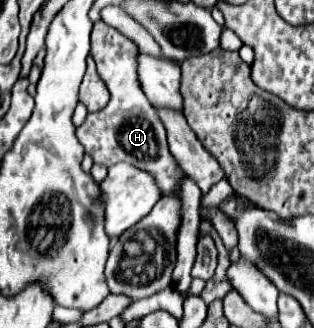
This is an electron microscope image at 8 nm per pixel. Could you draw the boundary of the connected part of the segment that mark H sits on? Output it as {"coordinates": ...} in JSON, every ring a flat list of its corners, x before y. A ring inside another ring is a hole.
{"coordinates":[[95,23,93,33,90,36,91,57,96,63,97,72,111,93,111,101,107,107,103,107,97,113,89,113,85,123,77,127,77,139,85,147,85,153,89,153,95,163,111,167,119,161,127,161,131,165,137,165,139,169,145,169,153,173,157,185,161,187,163,195,169,195,175,191,177,185,181,185,181,227,177,231,177,265,173,271,173,285,179,293,187,293,189,285,193,281,191,267,197,257,197,237,199,237,199,205,201,205,201,191,197,189,195,181,191,181,185,173,181,173,181,167,169,153,167,135,161,125,161,119,157,117,155,107,149,103,145,93,141,91,139,79,137,79,137,45,123,37,117,29,109,27,107,23],[121,61,127,61,125,65]]}

